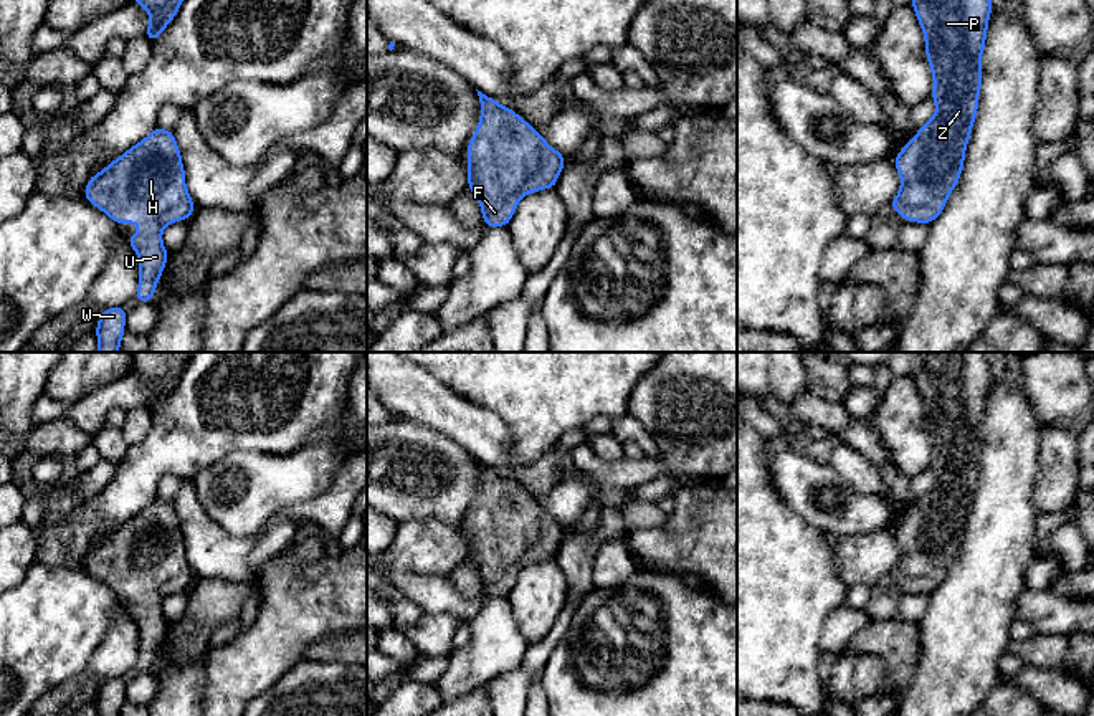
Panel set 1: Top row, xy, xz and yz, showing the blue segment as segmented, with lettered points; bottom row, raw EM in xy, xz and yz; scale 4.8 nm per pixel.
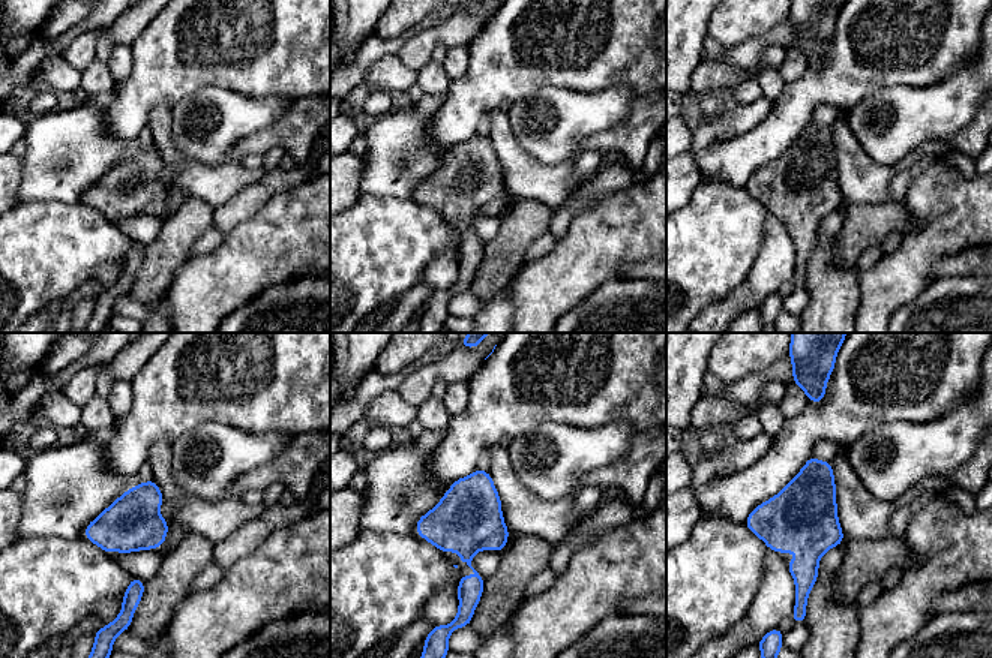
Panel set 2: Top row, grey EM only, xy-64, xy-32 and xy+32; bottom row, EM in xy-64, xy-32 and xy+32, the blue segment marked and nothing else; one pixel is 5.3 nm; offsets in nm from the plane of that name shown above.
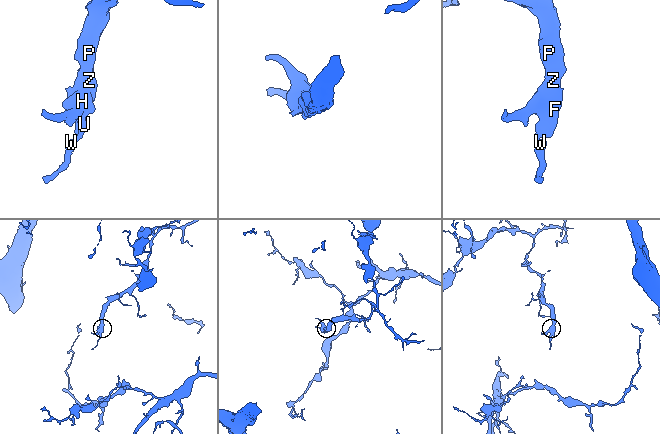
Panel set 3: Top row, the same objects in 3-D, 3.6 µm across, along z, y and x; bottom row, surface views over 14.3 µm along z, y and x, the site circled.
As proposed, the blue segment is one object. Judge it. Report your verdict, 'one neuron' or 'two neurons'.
one neuron

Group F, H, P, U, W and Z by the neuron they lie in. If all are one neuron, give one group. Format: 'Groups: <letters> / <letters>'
Groups: F H P U W Z

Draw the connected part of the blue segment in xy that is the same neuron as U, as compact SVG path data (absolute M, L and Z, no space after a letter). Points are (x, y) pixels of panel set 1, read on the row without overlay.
M157 496L147 508L126 521L119 529L94 544L86 557L84 569L102 580L117 594L140 594L140 602L126 610L137 623L139 655L137 673L152 673L157 653L169 630L169 622L162 613L162 600L180 590L190 590L195 574L185 556L185 539L174 501Z

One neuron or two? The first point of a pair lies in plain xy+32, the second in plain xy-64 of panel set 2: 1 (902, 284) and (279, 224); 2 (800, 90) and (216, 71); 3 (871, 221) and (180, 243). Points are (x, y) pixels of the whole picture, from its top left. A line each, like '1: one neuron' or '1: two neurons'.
1: one neuron
2: one neuron
3: one neuron

